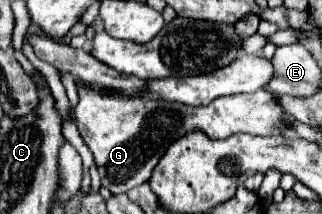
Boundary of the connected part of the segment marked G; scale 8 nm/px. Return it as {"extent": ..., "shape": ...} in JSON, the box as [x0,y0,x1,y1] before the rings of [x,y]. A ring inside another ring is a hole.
{"extent":[74,89,288,195],"shape":[[[266,89],[250,95],[220,97],[204,107],[184,107],[182,103],[160,103],[158,99],[148,101],[138,97],[108,99],[106,95],[96,95],[96,91],[80,91],[74,117],[82,139],[98,163],[102,185],[114,195],[128,193],[132,187],[150,181],[152,169],[168,145],[190,131],[202,131],[210,139],[226,139],[236,133],[276,135],[288,125],[284,111],[280,111],[274,95]]]}

